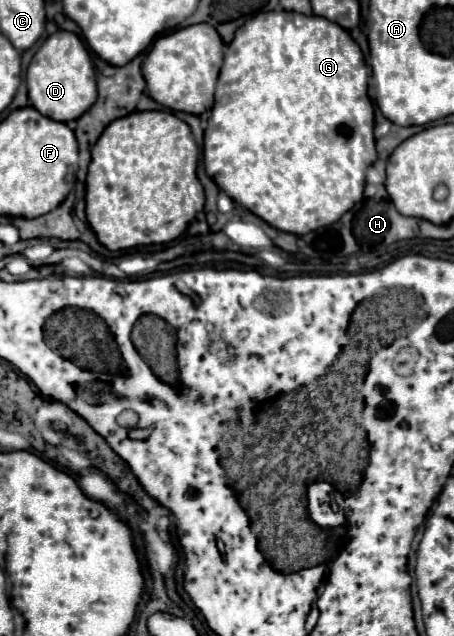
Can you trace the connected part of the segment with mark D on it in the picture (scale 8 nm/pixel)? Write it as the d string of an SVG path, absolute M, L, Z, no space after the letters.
M59 30L49 36L27 68L27 90L35 110L57 122L77 120L97 98L95 70L83 42L73 34Z

